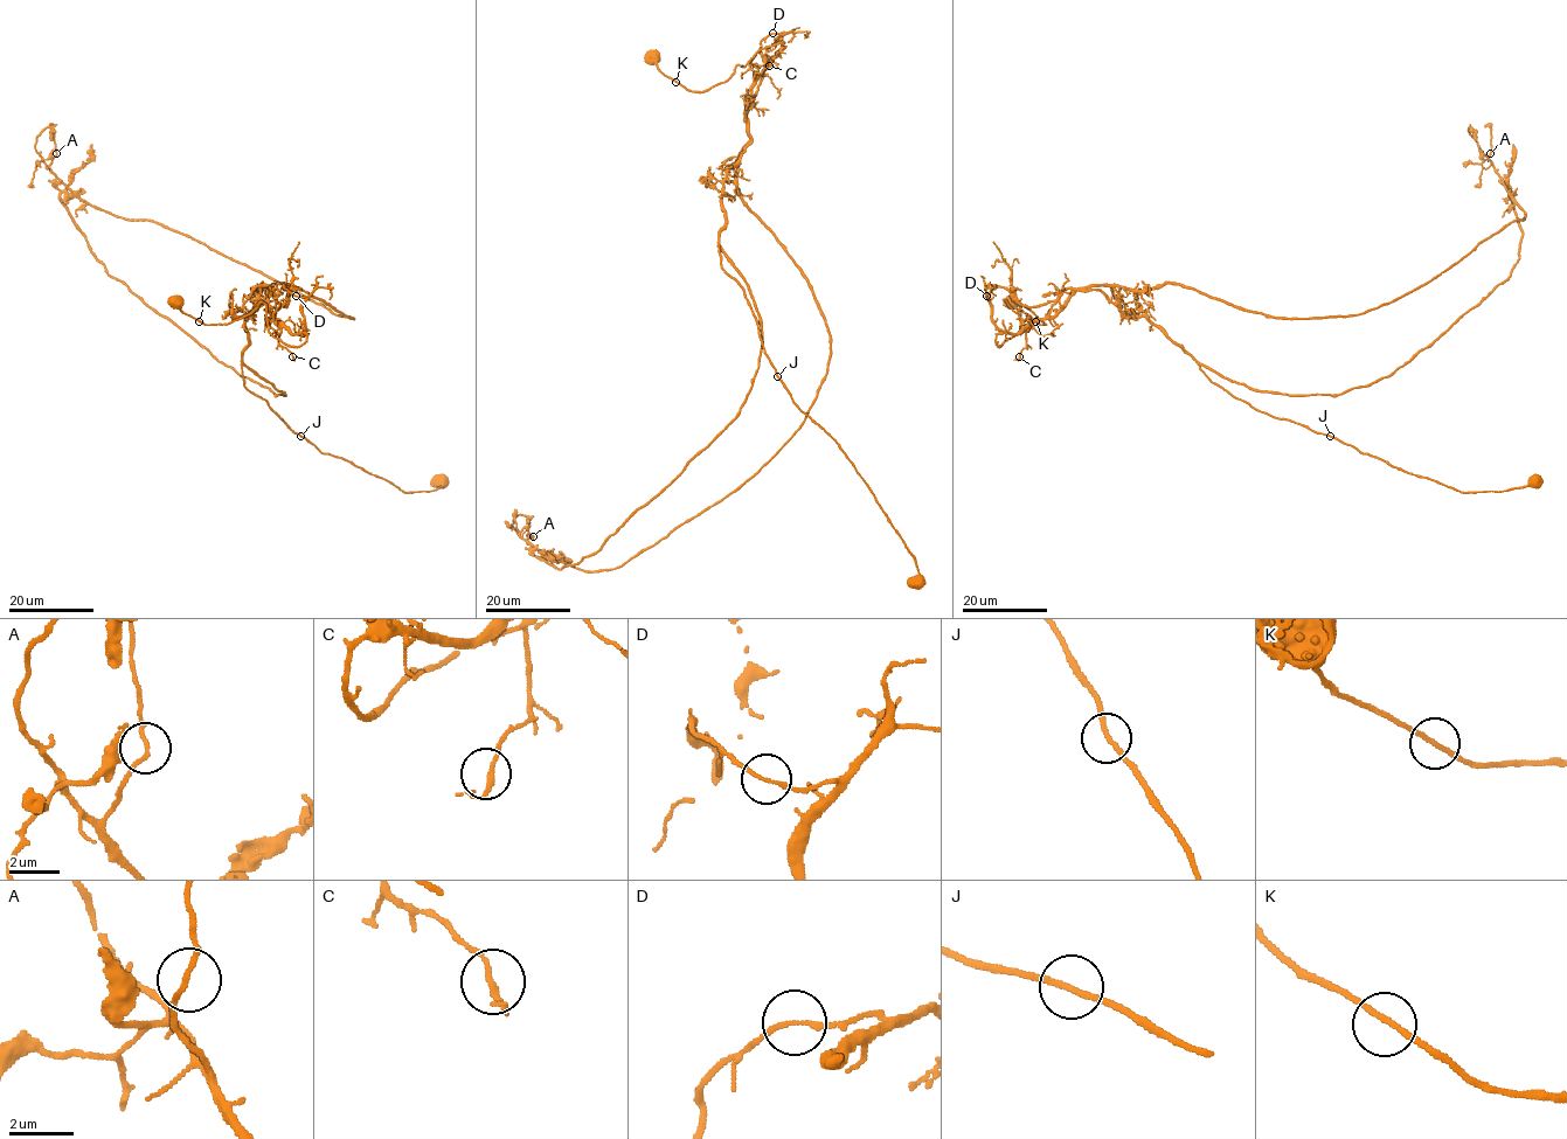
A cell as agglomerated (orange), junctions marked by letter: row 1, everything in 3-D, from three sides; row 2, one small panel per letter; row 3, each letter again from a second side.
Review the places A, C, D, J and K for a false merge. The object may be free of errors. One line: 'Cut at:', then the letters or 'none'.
Cut at: D

